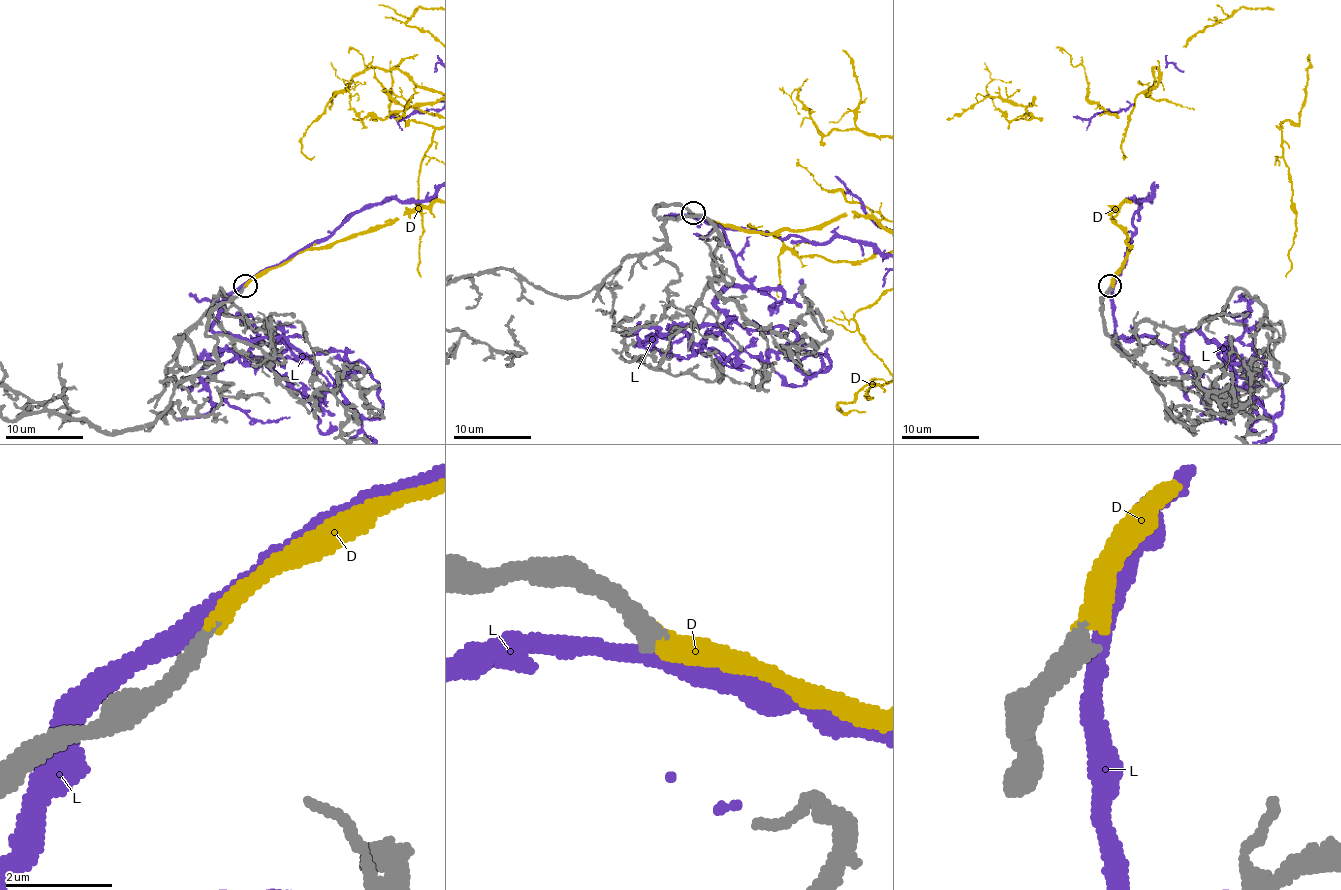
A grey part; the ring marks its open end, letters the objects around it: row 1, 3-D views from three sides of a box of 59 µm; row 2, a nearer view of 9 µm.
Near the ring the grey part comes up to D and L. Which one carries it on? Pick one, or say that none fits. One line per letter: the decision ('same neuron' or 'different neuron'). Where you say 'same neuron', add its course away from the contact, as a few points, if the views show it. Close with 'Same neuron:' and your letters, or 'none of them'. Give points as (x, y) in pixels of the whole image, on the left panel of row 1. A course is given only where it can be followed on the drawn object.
D: same neuron
L: different neuron
Same neuron: D

